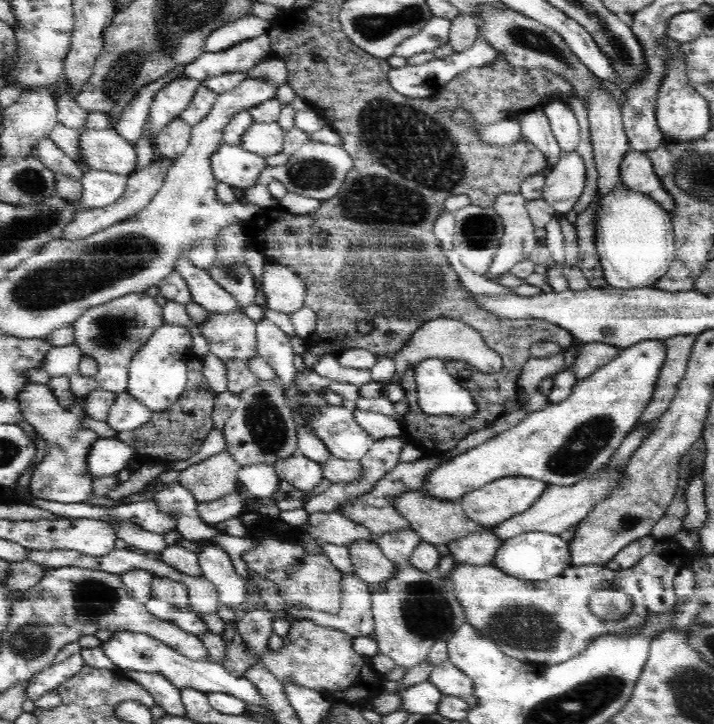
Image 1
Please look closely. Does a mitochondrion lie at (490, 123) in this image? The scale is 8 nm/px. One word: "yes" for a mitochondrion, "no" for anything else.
no

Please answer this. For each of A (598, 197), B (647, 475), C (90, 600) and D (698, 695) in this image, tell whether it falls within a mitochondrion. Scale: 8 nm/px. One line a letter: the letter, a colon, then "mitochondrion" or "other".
A: other
B: other
C: mitochondrion
D: mitochondrion

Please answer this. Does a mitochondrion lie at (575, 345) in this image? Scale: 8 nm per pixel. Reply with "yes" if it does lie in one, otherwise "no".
no

